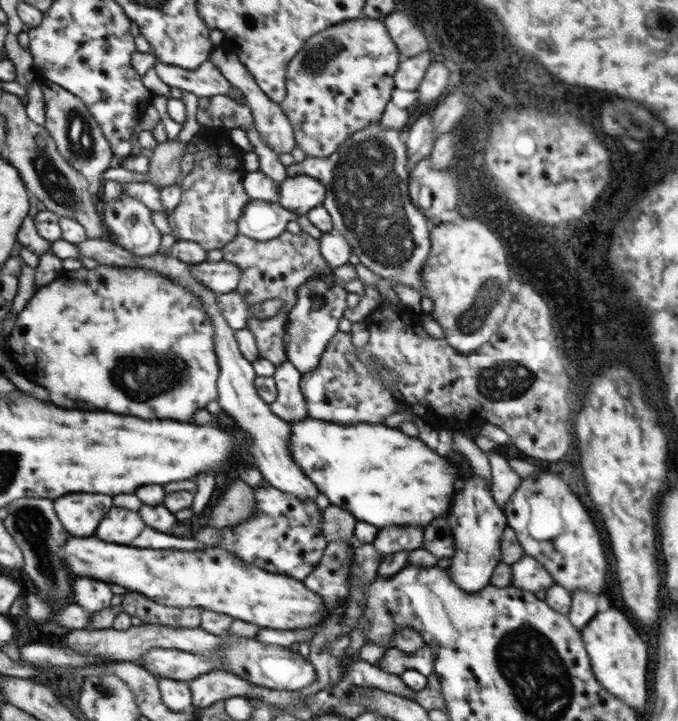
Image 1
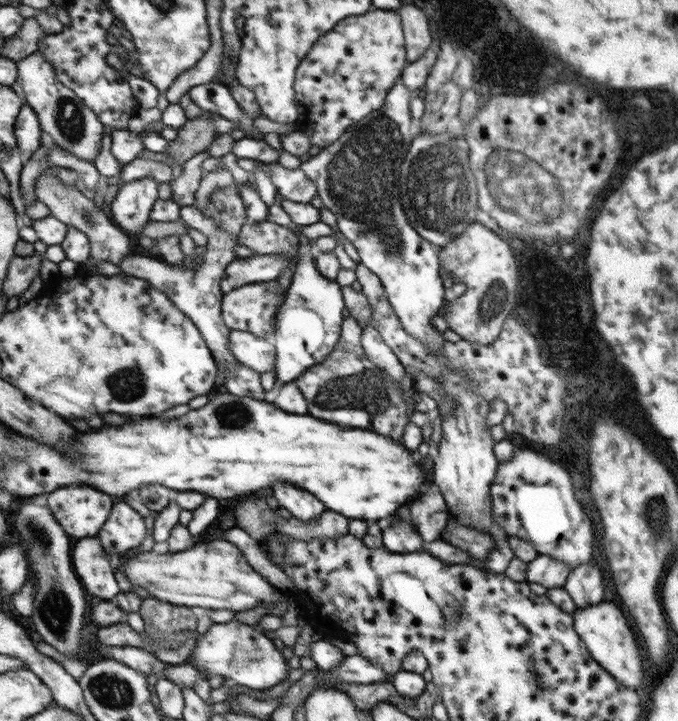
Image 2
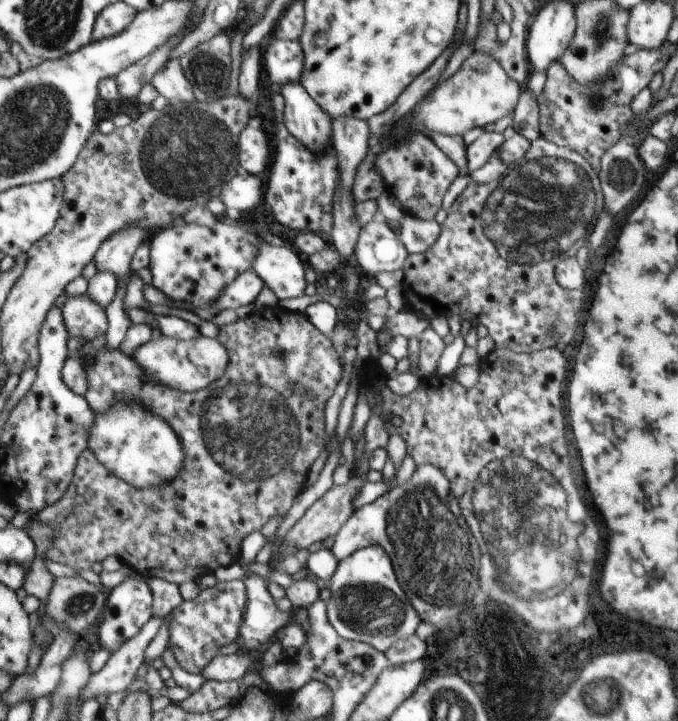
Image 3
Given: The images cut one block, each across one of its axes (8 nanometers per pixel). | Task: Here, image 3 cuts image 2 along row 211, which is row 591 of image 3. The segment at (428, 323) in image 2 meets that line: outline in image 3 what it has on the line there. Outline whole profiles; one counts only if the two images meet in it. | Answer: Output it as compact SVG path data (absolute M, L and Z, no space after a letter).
M381 546L358 549L339 560L328 588L332 592L326 601L328 620L342 638L368 643L384 652L398 640L414 634L420 624L420 614L402 592L391 558Z

